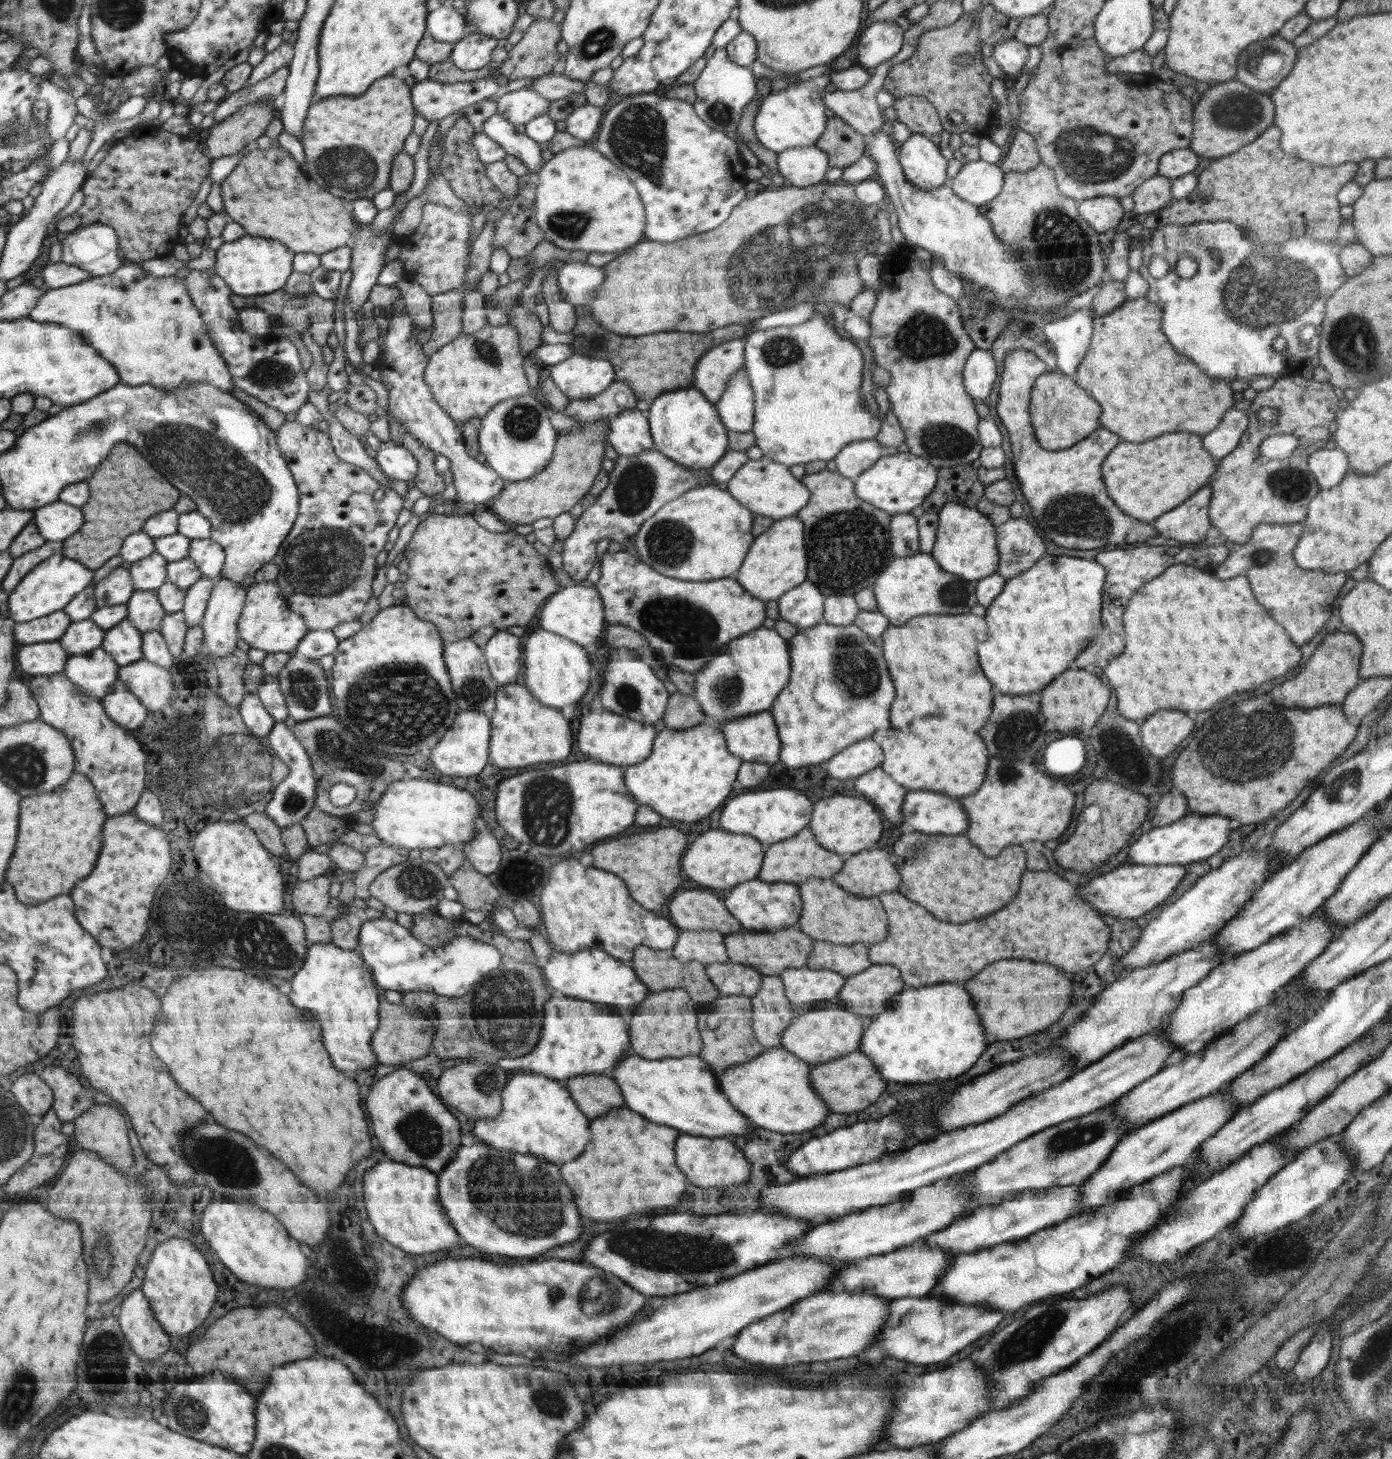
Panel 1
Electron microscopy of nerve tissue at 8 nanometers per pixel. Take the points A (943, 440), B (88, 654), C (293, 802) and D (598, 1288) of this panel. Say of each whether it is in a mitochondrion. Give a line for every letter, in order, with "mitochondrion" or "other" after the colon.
A: mitochondrion
B: other
C: mitochondrion
D: mitochondrion

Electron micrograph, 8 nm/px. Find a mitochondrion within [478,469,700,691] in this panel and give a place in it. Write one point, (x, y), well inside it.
(669, 543)

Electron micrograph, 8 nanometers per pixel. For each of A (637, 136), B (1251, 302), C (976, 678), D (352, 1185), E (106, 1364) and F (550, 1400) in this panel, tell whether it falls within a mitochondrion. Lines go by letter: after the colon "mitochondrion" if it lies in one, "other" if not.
A: mitochondrion
B: mitochondrion
C: other
D: other
E: mitochondrion
F: mitochondrion

